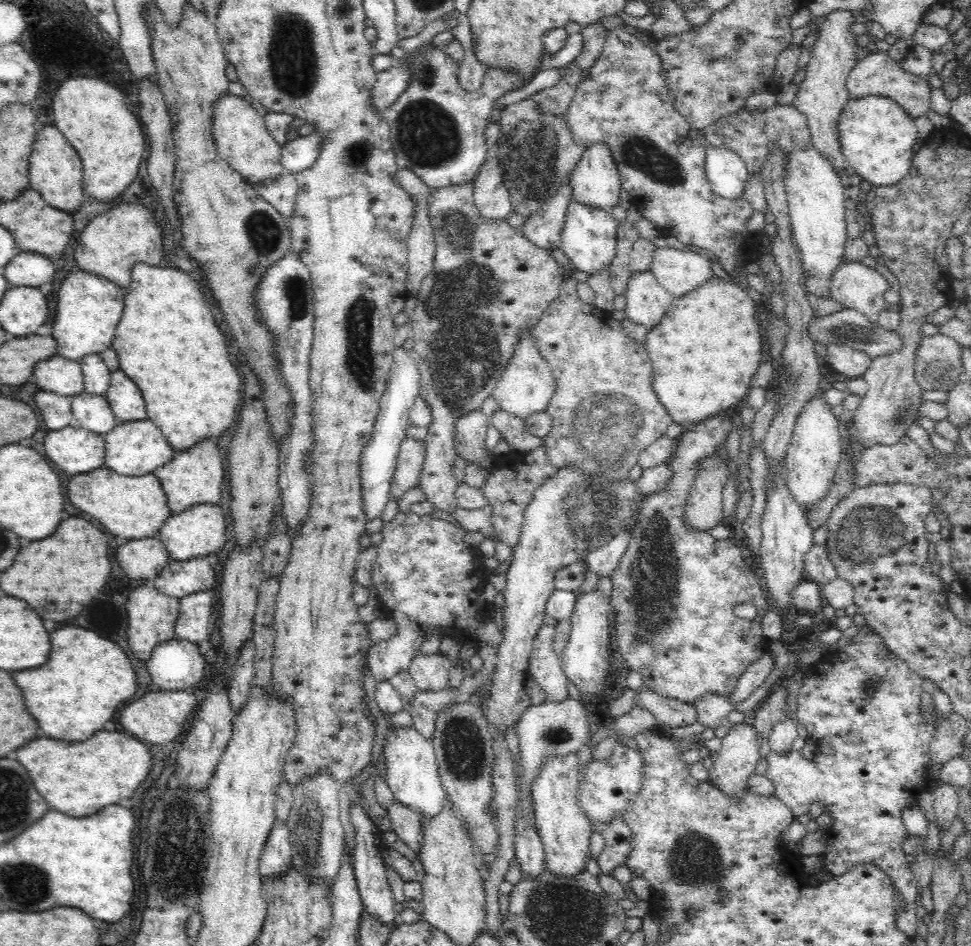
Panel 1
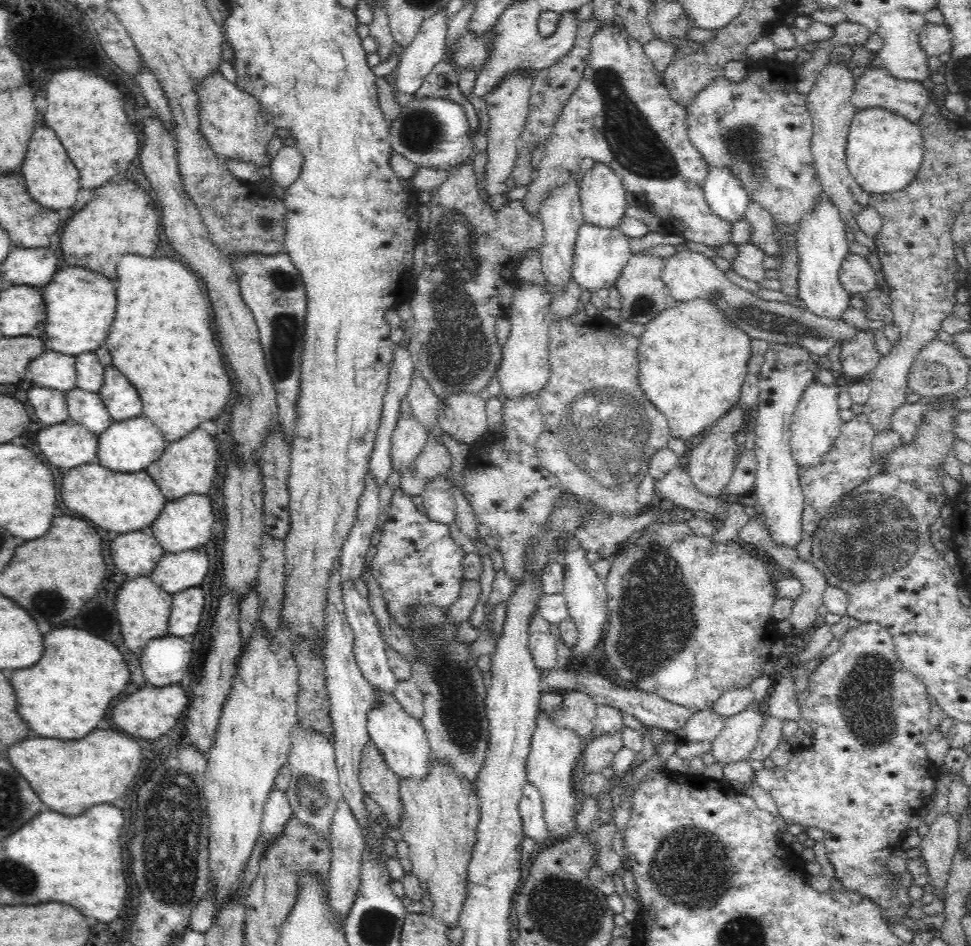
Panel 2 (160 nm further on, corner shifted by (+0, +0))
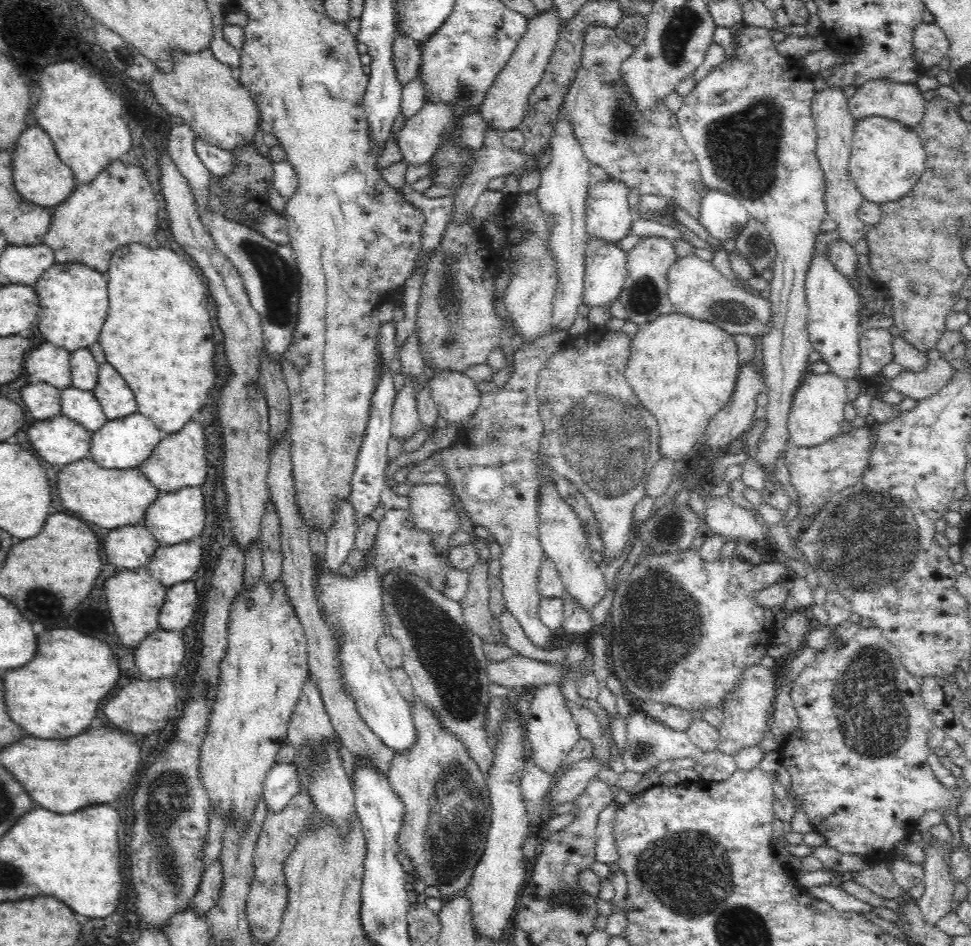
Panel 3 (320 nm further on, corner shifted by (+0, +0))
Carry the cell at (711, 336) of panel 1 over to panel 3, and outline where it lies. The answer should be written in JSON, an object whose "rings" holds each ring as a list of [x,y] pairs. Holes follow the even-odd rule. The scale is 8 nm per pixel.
{"rings":[[[672,313],[639,326],[638,333],[630,340],[625,376],[632,394],[656,419],[661,458],[682,463],[696,454],[712,417],[726,406],[732,396],[740,366],[732,335],[715,324]]]}

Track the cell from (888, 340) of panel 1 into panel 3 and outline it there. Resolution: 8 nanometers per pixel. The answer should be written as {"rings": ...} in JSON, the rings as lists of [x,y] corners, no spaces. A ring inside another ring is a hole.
{"rings":[[[698,256],[679,258],[669,268],[667,281],[667,295],[674,313],[684,316],[684,312],[692,312],[692,316],[700,316],[700,321],[715,324],[732,336],[764,336],[769,332],[769,323],[772,320],[770,300],[755,296],[742,287],[730,283],[716,270],[711,261],[706,262]]]}

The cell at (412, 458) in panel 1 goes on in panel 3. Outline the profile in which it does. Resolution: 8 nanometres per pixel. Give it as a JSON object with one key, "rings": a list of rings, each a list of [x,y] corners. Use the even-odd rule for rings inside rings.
{"rings":[[[408,379],[396,392],[391,417],[391,434],[401,442],[404,442],[404,438],[414,434],[422,426],[419,421],[412,382]]]}

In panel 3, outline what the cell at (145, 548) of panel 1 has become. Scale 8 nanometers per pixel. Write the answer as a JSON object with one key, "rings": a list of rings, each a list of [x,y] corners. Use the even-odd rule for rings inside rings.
{"rings":[[[128,525],[109,530],[104,538],[106,556],[116,568],[146,567],[154,550],[160,546],[144,526]]]}

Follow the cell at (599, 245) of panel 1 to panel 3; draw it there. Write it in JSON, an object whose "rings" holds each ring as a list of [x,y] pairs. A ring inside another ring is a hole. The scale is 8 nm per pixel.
{"rings":[[[590,237],[585,248],[583,304],[608,307],[619,300],[627,275],[627,254],[615,244]]]}

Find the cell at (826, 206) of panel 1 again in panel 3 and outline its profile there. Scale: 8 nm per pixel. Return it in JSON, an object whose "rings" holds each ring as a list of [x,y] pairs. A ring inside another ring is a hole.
{"rings":[[[814,254],[805,276],[805,295],[808,307],[808,333],[812,350],[821,355],[821,360],[829,366],[829,372],[844,382],[856,380],[860,376],[860,325],[861,298],[848,278],[840,274],[831,262],[828,254]]]}

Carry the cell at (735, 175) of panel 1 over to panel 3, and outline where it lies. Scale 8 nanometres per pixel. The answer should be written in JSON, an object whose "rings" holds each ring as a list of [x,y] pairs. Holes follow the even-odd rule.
{"rings":[[[709,190],[701,199],[701,224],[712,239],[716,239],[722,245],[724,242],[736,240],[750,220],[747,210],[736,198],[721,190]]]}

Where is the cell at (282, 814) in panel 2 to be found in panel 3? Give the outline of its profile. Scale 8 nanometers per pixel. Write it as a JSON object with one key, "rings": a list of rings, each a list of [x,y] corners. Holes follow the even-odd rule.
{"rings":[[[275,760],[263,782],[263,795],[267,810],[278,812],[290,803],[301,790],[302,777],[299,776],[296,760],[284,764]]]}

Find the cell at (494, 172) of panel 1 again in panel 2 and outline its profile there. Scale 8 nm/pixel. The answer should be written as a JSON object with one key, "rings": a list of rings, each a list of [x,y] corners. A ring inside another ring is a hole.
{"rings":[[[518,68],[506,72],[506,76],[490,90],[482,99],[488,107],[489,129],[487,130],[487,159],[486,164],[486,190],[492,201],[491,210],[500,211],[503,203],[508,201],[508,186],[505,181],[511,176],[516,156],[518,156],[518,142],[525,129],[526,117],[529,109],[529,96],[533,80],[540,70],[531,68]]]}

